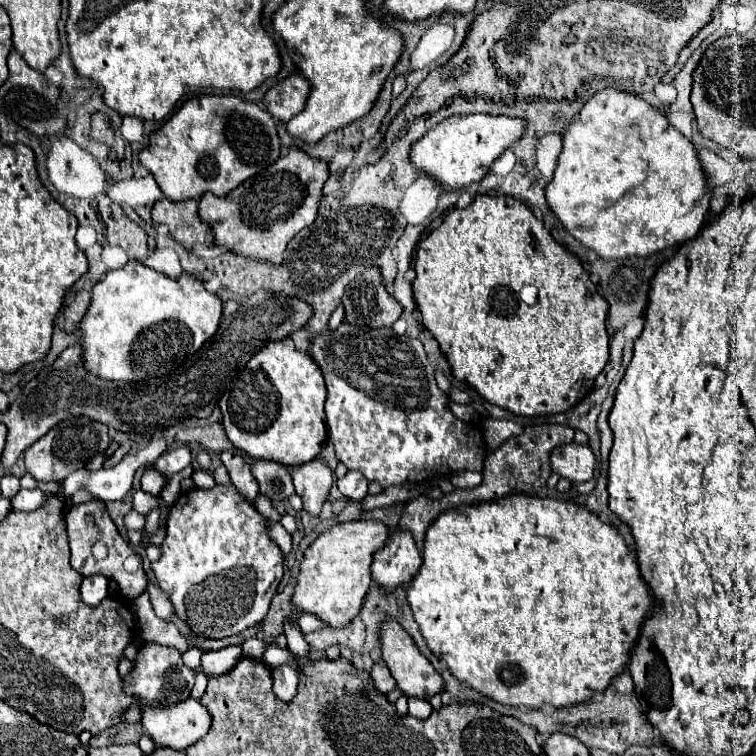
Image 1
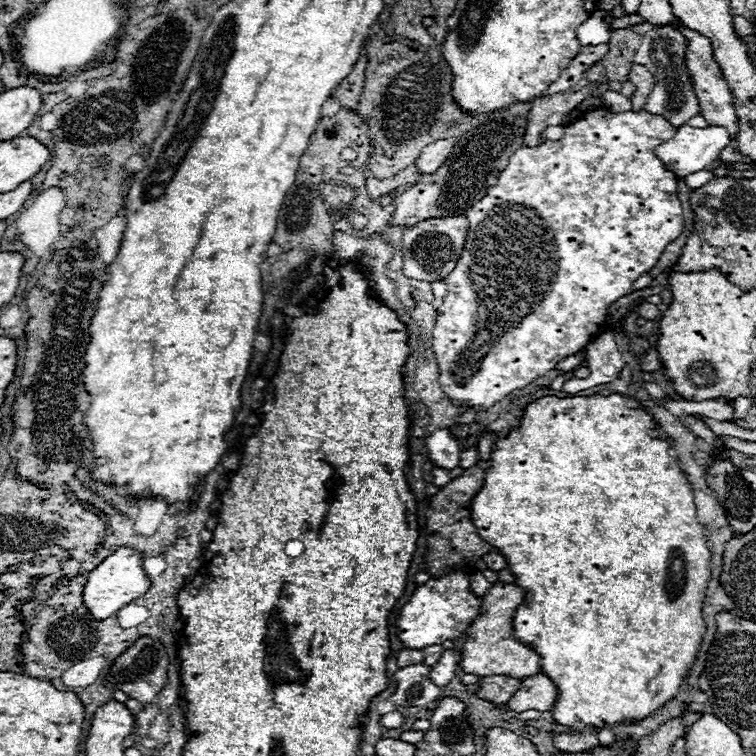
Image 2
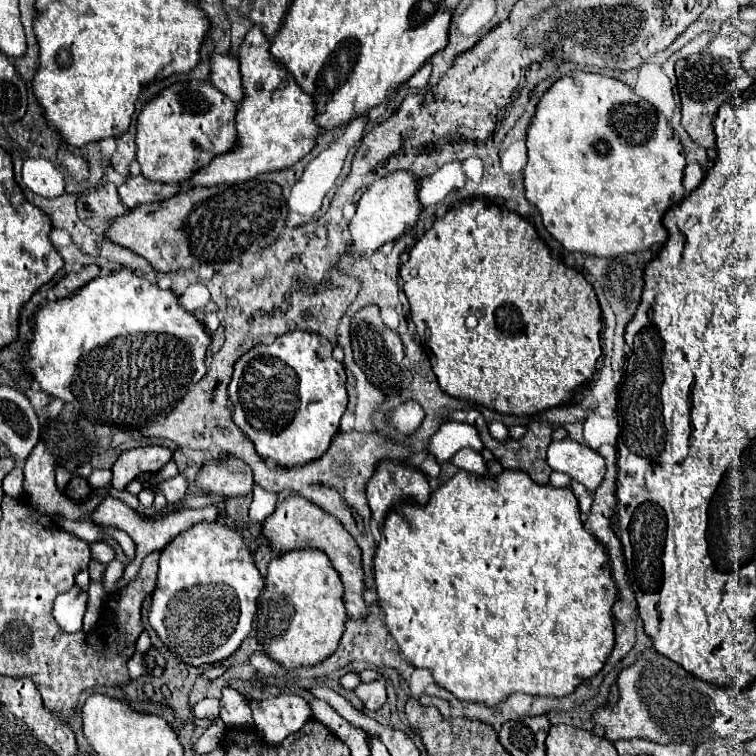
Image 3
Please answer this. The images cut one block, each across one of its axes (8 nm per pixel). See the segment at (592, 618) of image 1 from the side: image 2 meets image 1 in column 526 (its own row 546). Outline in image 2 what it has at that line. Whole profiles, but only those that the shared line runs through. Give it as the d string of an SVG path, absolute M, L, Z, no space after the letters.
M612 394L612 396L574 396L574 398L556 398L556 396L544 396L544 398L538 398L534 400L532 404L526 406L526 414L522 418L522 424L518 428L514 428L510 432L508 438L504 440L498 440L494 450L492 450L492 462L490 462L490 468L486 470L486 478L484 478L484 484L482 484L482 490L474 496L472 500L472 522L474 526L478 528L478 534L488 540L492 546L496 546L502 556L506 556L506 562L508 562L508 570L514 574L516 578L516 584L524 588L525 596L524 601L518 608L516 608L516 614L514 614L514 636L520 644L528 646L530 650L534 650L538 656L540 656L540 666L542 666L542 674L546 674L558 688L558 698L554 702L554 708L552 708L552 716L556 720L556 724L562 724L562 726L570 726L572 730L576 732L582 732L586 728L592 728L592 730L598 730L598 728L604 728L606 724L630 724L630 722L636 722L636 720L644 720L646 716L654 714L658 708L662 708L666 702L670 702L678 692L680 692L680 686L682 686L682 680L688 676L688 670L692 668L694 660L696 660L696 654L700 650L700 644L702 644L702 638L704 638L704 632L706 632L706 622L704 622L704 616L702 616L702 604L704 604L704 596L706 596L706 588L708 588L708 582L710 582L710 570L708 570L708 564L710 564L710 550L708 550L708 540L706 540L706 534L704 534L704 528L702 524L696 520L696 504L694 504L694 496L692 496L692 490L690 490L690 484L684 476L684 472L680 470L678 466L678 460L670 454L670 442L662 442L662 440L654 440L648 436L648 430L654 428L656 420L646 412L646 410L634 410L634 408L628 408L626 406L626 396L622 394Z

